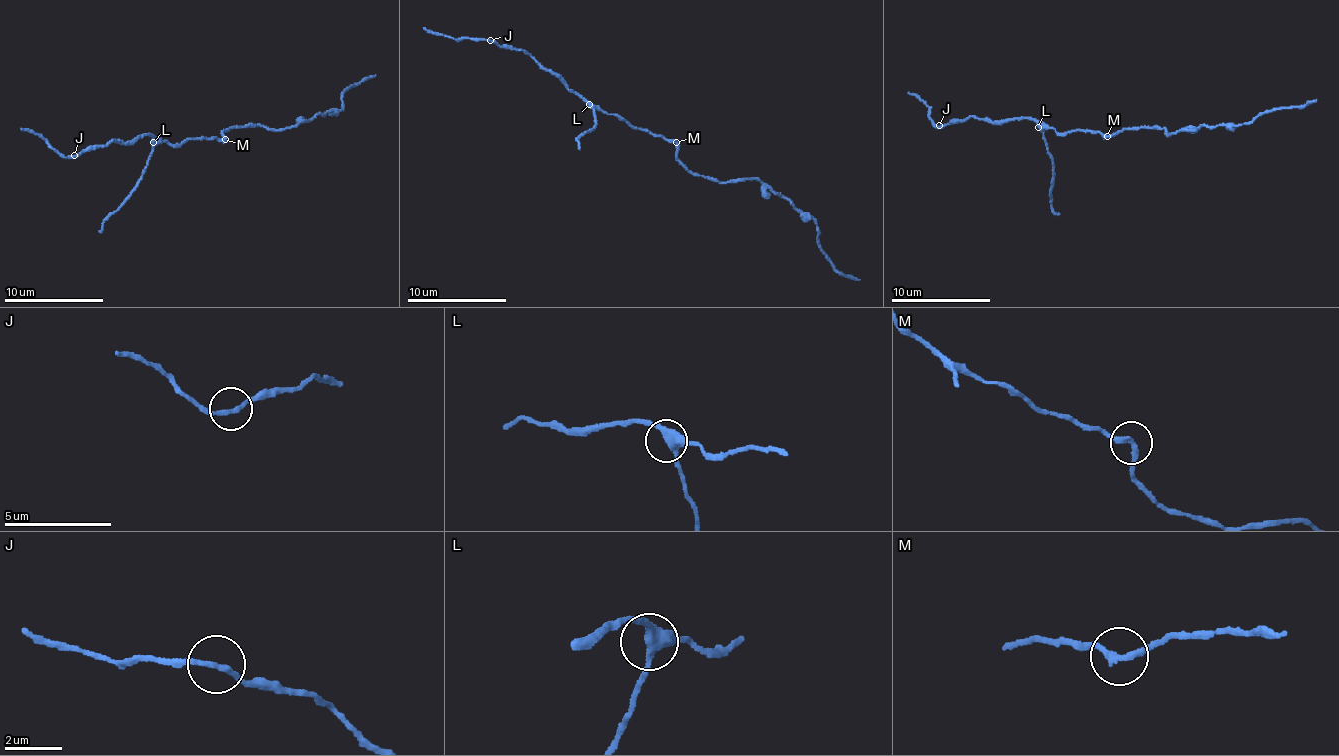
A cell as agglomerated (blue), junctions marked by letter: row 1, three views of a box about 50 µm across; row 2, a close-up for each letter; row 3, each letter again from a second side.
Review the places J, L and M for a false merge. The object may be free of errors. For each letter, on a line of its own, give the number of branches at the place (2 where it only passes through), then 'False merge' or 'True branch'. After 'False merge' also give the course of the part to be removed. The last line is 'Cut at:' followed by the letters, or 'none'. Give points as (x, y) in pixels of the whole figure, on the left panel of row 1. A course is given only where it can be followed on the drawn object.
J: Branches: 2. True branch
L: Branches: 3. True branch
M: Branches: 2. True branch
Cut at: none

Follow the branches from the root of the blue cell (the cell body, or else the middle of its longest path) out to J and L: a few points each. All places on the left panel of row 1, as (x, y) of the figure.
J: (216, 137), (183, 139), (172, 145), (156, 141), (151, 135), (142, 135), (127, 143), (111, 140), (74, 155)
L: (216, 137), (183, 139), (175, 145), (164, 141), (153, 142)

